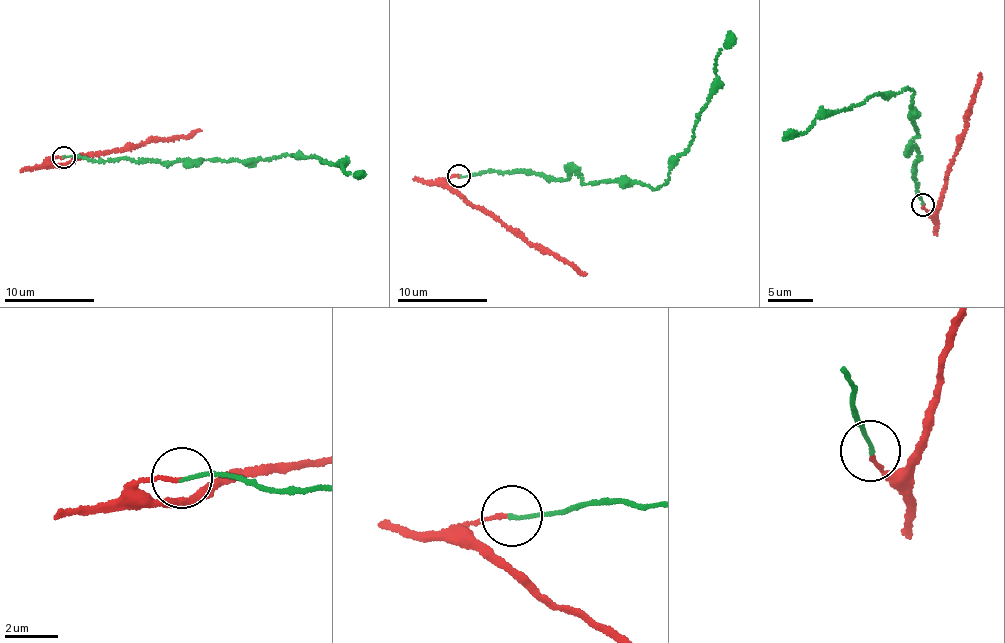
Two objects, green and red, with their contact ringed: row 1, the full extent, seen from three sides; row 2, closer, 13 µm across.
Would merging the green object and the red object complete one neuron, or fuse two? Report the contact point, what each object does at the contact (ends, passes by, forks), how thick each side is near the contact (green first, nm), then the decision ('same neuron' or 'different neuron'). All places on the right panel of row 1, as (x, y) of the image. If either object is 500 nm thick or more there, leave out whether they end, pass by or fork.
at (922, 205); green ends there; red ends there; 140 nm thick on the green side, 140 nm on the other; same neuron

